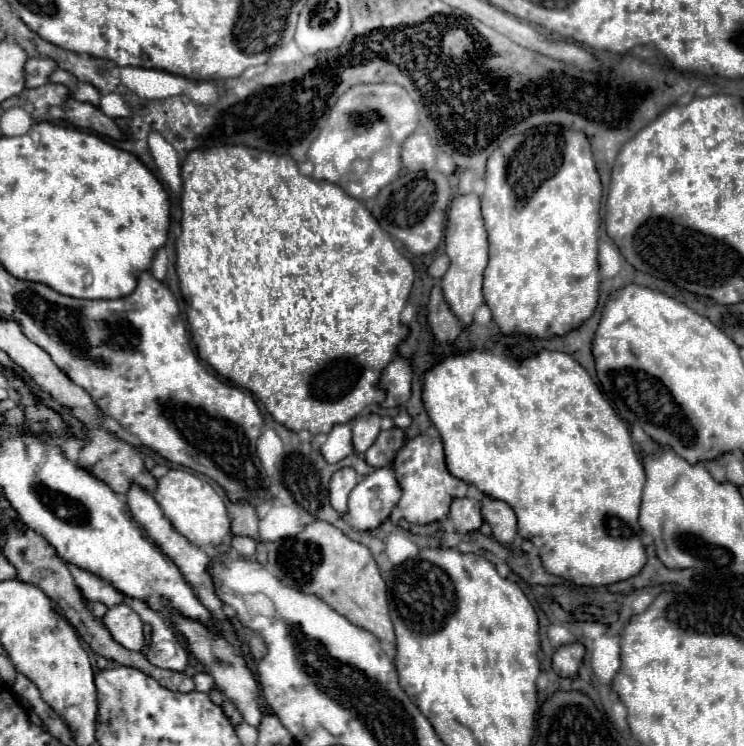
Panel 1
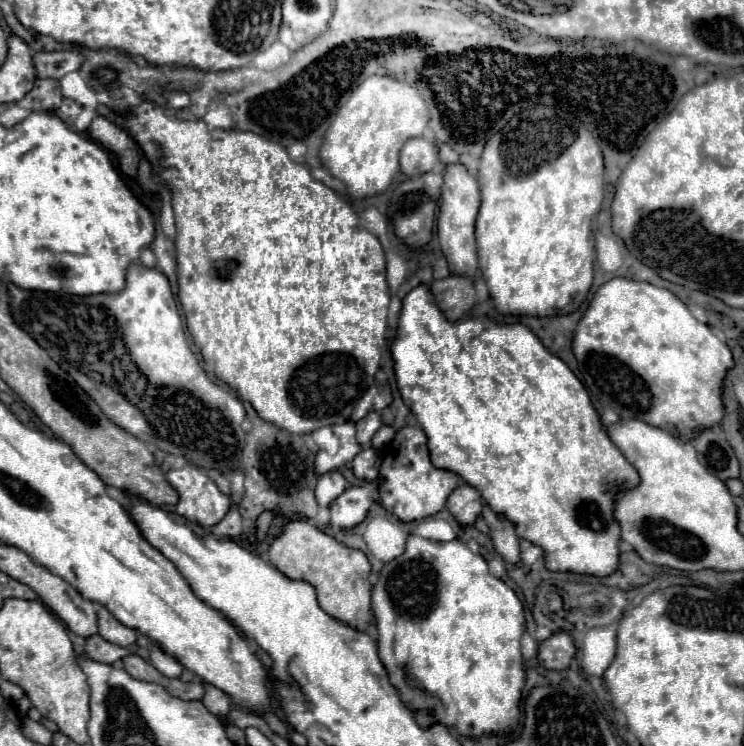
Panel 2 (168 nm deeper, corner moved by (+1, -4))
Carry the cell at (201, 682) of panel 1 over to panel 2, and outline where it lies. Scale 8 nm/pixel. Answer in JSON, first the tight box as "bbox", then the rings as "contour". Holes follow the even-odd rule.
{"bbox":[202,684,230,718],"contour":[[[204,684],[204,690],[206,690],[206,692],[204,692],[204,698],[202,698],[204,706],[206,706],[214,716],[218,716],[218,718],[226,716],[228,708],[230,708],[230,698],[228,698],[222,690],[218,690],[218,688],[210,686],[210,684]]]}

